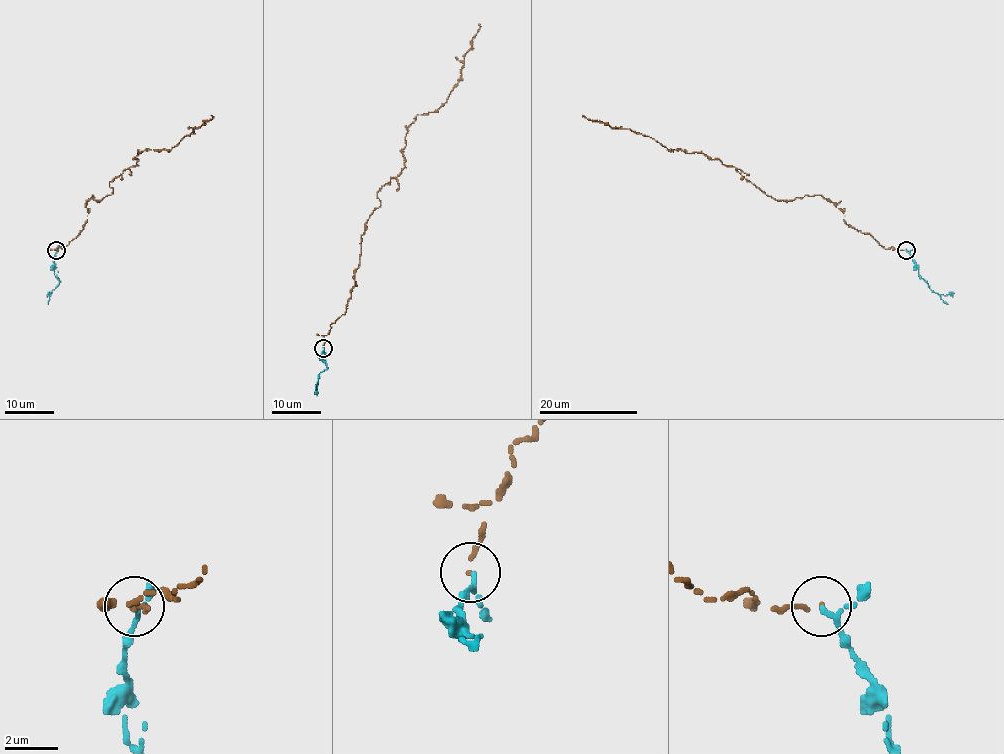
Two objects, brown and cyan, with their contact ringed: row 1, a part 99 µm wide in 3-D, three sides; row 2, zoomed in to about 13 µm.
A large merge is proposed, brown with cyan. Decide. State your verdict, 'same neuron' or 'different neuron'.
same neuron

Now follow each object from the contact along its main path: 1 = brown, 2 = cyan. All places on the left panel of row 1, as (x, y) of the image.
1: (55, 250), (83, 228), (92, 195), (113, 192), (110, 181), (137, 164), (137, 152), (167, 149), (211, 115)
2: (56, 250), (54, 274), (59, 281), (47, 297)

